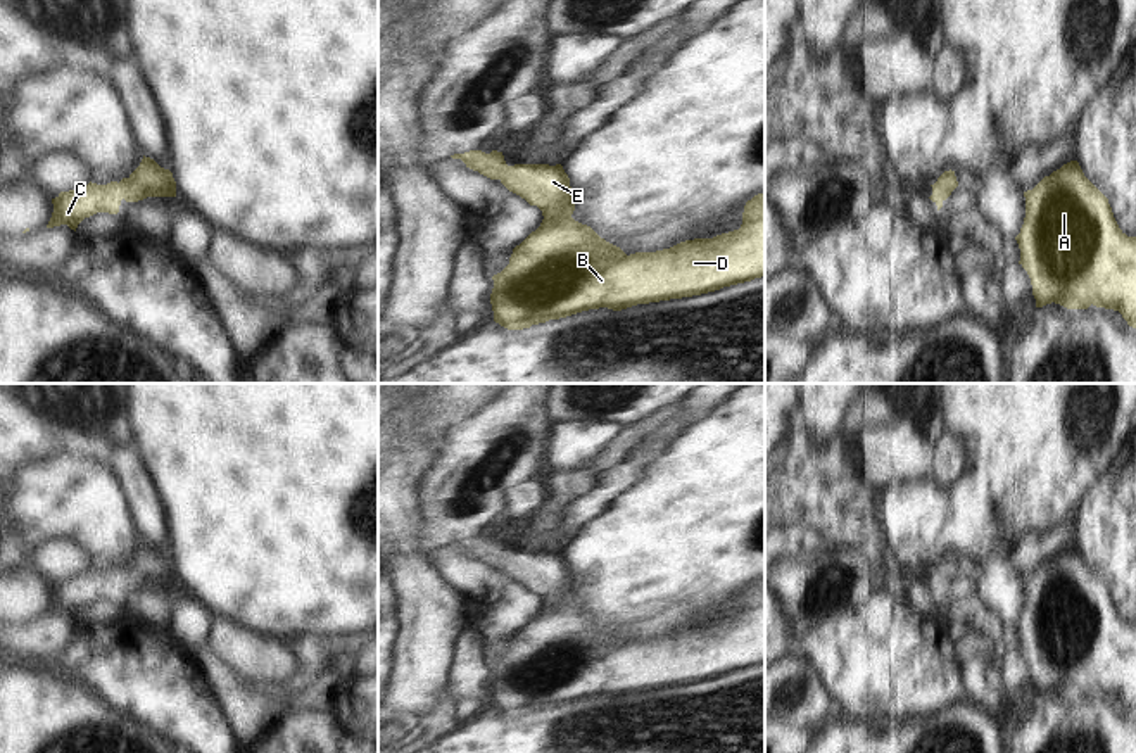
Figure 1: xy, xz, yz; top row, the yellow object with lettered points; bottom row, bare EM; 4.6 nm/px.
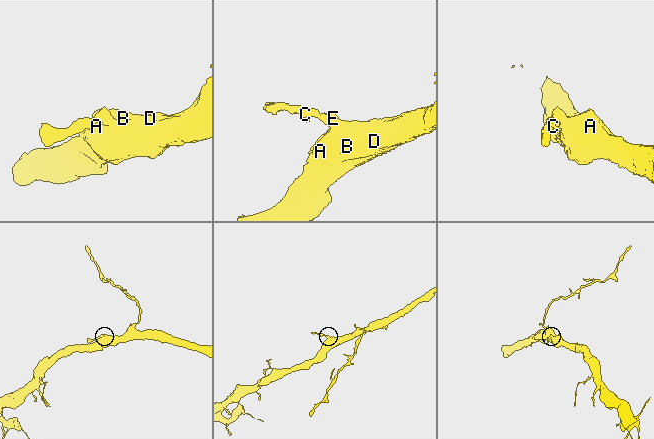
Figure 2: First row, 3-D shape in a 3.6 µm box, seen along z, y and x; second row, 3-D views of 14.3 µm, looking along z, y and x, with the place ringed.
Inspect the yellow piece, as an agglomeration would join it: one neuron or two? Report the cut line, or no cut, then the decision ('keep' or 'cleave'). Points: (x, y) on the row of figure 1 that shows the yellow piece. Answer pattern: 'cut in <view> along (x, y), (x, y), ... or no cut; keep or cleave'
no cut; keep

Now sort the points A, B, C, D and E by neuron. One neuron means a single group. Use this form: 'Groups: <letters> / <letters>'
Groups: A B C D E

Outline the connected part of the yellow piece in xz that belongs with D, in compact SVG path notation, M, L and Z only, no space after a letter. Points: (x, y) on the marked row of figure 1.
M470 150L451 157L461 159L466 168L490 180L499 180L509 192L537 206L544 216L540 226L513 249L509 264L492 276L494 321L508 330L530 328L589 309L622 311L637 304L701 295L765 276L765 193L746 202L739 230L627 256L590 226L571 218L575 200L561 164L508 166L497 150L490 154Z

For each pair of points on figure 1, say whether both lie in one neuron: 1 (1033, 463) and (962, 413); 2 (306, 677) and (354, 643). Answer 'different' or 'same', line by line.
1: same
2: same

